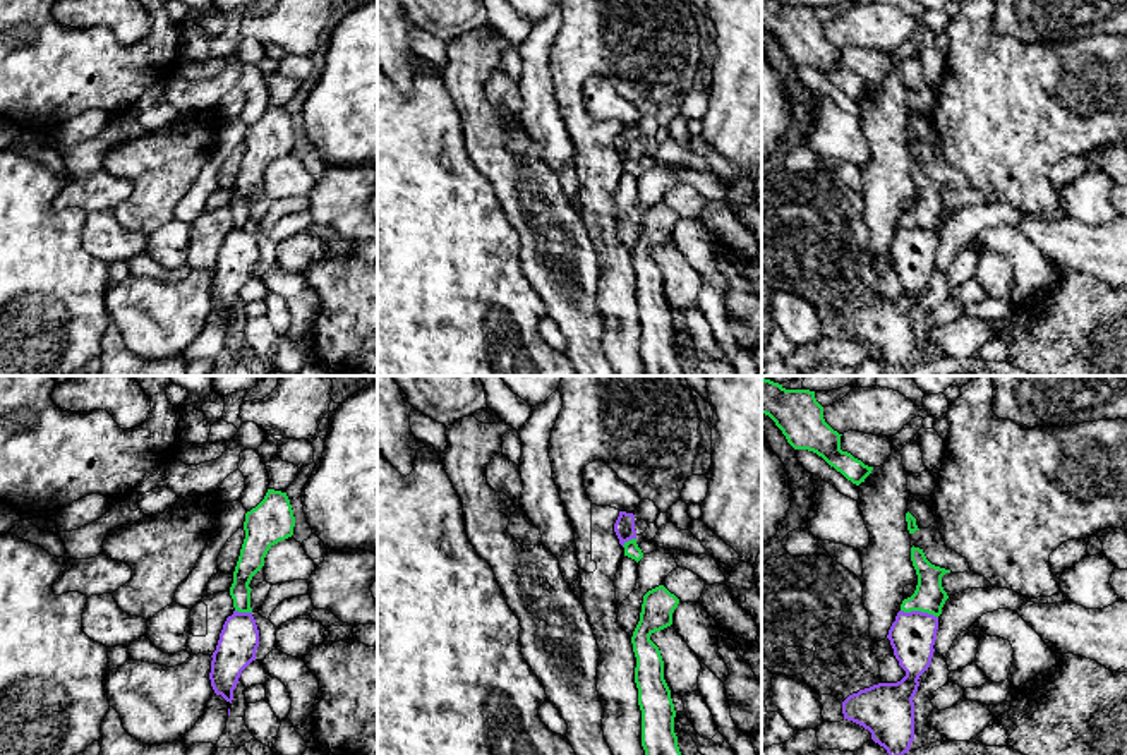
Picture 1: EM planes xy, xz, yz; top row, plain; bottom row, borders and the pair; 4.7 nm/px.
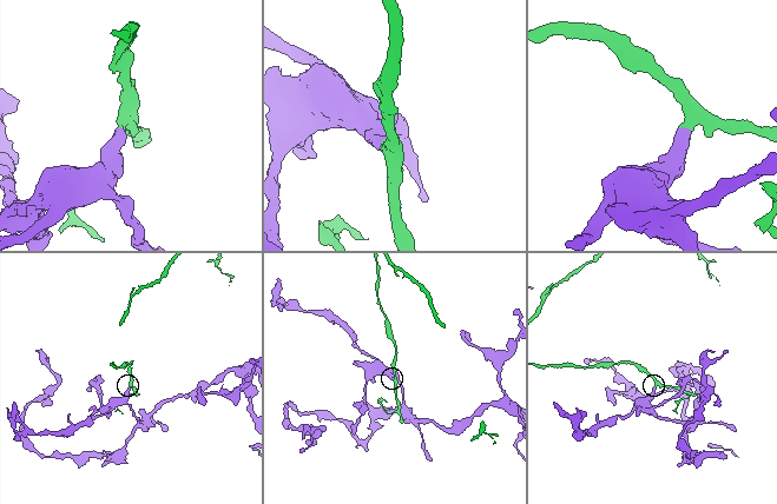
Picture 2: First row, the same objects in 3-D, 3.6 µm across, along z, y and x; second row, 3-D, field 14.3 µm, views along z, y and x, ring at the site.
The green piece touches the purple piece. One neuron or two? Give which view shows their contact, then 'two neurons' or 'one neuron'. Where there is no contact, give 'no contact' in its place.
yz | two neurons

